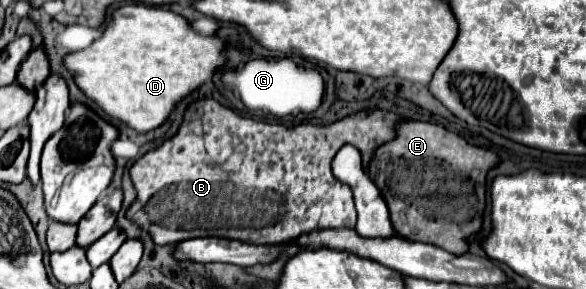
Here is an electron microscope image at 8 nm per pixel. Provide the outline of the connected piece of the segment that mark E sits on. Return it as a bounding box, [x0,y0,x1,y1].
[368,120,498,256]

